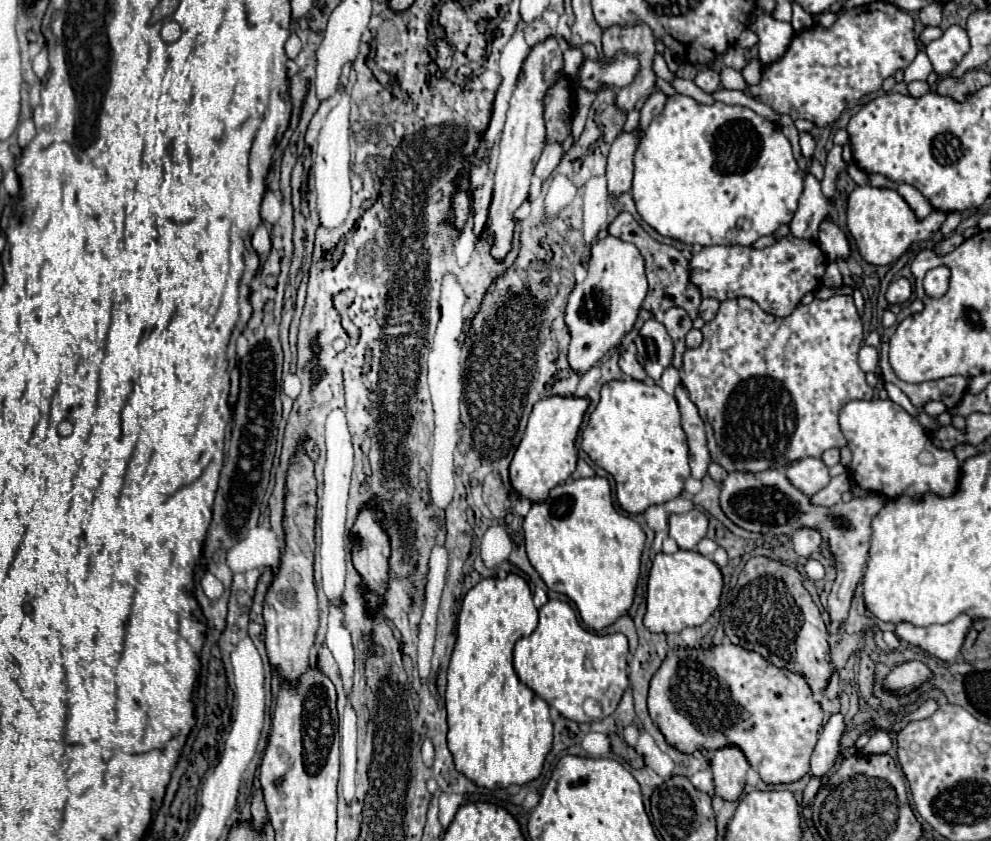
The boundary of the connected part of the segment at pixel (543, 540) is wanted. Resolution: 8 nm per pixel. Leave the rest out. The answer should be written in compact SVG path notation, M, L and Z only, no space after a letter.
M579 478L555 486L545 502L531 506L523 532L533 568L551 590L575 602L589 628L601 630L631 608L645 532L615 510L607 478Z

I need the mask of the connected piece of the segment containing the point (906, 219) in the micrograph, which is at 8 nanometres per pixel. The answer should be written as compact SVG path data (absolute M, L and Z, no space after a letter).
M857 186L849 194L847 202L847 226L849 232L863 256L865 262L873 266L889 266L899 260L915 242L931 240L941 224L945 222L945 212L931 212L927 218L919 220L909 204L895 192L887 188L871 188L871 186Z

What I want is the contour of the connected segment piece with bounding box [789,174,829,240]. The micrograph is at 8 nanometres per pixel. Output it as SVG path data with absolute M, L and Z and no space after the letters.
M807 174L805 190L803 196L799 198L799 208L793 220L789 222L789 230L797 238L817 240L819 226L827 216L829 216L829 204L821 194L821 184L811 174Z

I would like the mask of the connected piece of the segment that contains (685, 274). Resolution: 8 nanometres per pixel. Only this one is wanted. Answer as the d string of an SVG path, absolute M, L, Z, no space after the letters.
M621 212L611 222L609 234L617 236L625 242L633 242L639 248L641 256L645 258L645 274L647 274L647 280L649 280L649 292L647 292L647 298L645 298L645 308L649 308L651 312L665 312L671 306L681 306L693 320L699 316L701 292L695 284L691 284L689 262L677 248L665 246L665 244L653 240L629 212Z

